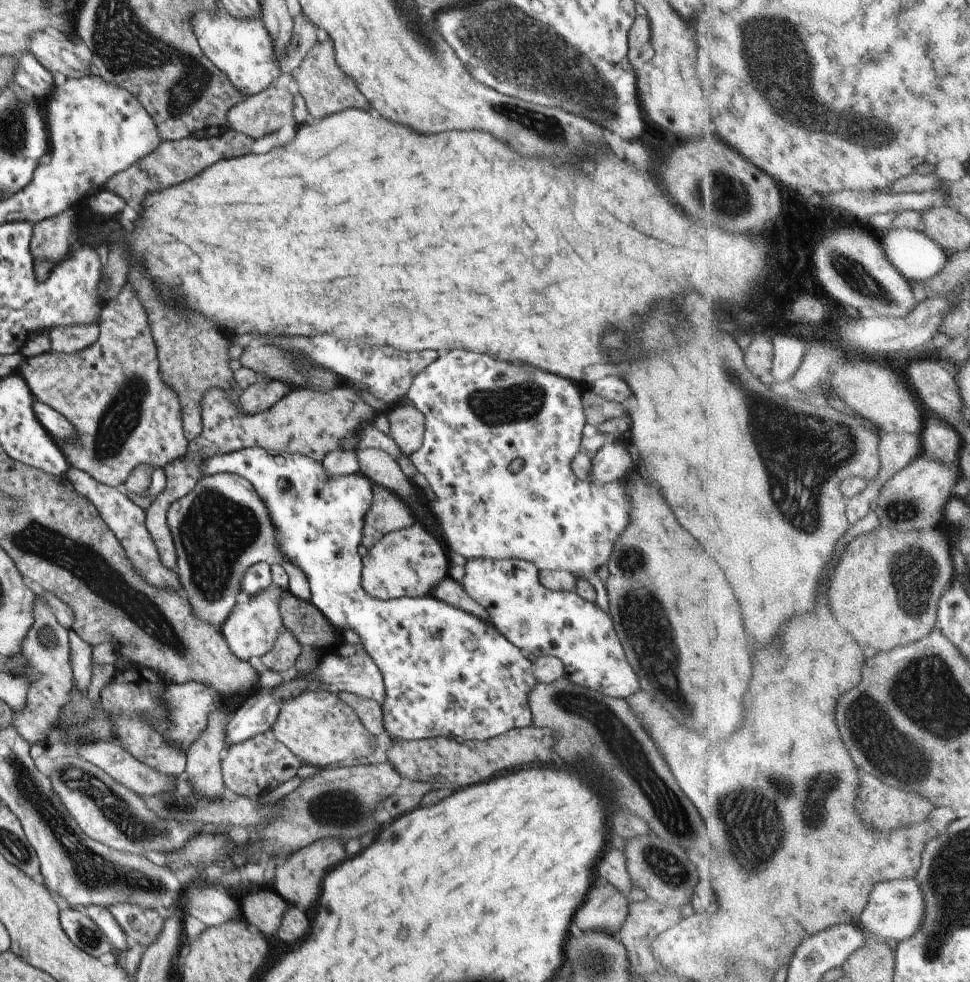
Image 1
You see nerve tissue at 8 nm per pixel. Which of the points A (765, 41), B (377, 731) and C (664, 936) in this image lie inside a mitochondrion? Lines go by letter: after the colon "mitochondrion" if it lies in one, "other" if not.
A: mitochondrion
B: other
C: other

